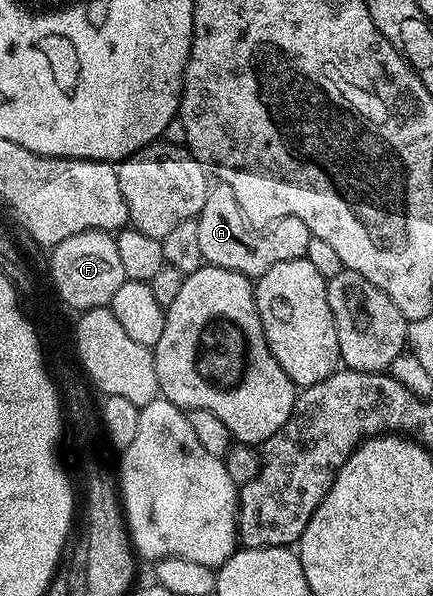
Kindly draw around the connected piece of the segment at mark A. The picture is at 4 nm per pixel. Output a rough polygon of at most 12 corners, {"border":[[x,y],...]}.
{"border":[[209,185],[195,220],[205,263],[253,280],[308,257],[310,228],[249,226],[234,188]]}

